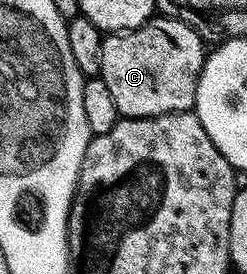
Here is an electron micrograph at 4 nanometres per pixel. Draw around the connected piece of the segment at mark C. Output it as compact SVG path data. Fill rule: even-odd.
M156 16L139 30L124 32L121 34L113 34L103 39L103 59L101 60L101 77L105 84L109 84L109 93L113 95L113 100L117 103L120 115L124 119L129 118L160 118L166 114L186 114L194 111L195 101L197 100L197 88L201 80L201 72L204 64L207 63L207 55L209 46L206 46L204 35L193 29L189 24L185 24L176 18L165 18Z

